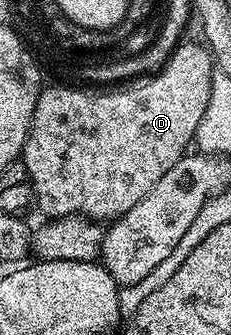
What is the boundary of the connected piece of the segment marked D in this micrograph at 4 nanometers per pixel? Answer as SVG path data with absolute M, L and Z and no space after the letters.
M180 41L163 67L155 74L141 75L139 78L134 78L123 85L113 86L105 94L89 95L77 90L50 91L47 87L44 87L36 102L30 133L26 137L26 145L22 156L24 168L28 178L32 181L35 206L37 208L40 206L45 211L45 216L53 219L63 219L65 215L82 215L86 219L97 221L105 221L104 219L115 221L130 209L134 209L134 205L138 205L138 201L142 201L142 197L146 197L146 193L150 193L150 189L154 189L154 185L158 185L158 181L162 181L163 175L170 173L170 169L174 169L174 165L178 165L180 158L193 146L198 121L202 121L202 113L206 113L206 105L210 101L213 70L212 52L208 50L203 42L186 43L186 41Z

